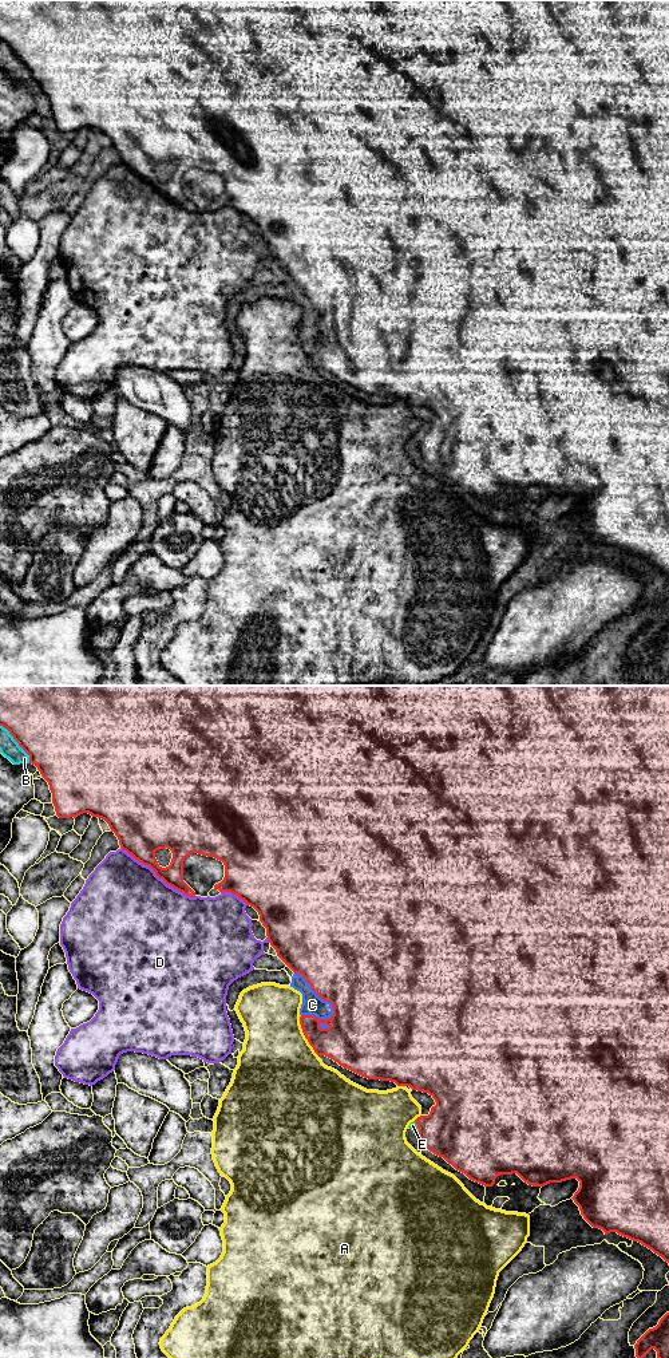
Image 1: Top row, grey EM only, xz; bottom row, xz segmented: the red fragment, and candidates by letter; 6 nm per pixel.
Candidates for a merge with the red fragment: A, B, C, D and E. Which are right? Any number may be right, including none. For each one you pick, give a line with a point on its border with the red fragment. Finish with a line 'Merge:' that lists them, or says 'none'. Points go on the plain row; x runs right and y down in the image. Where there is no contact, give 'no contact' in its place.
C: xz (319, 310)
E: xz (418, 441)
Merge: C, E

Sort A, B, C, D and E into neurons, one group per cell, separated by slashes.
A / B / C E / D

